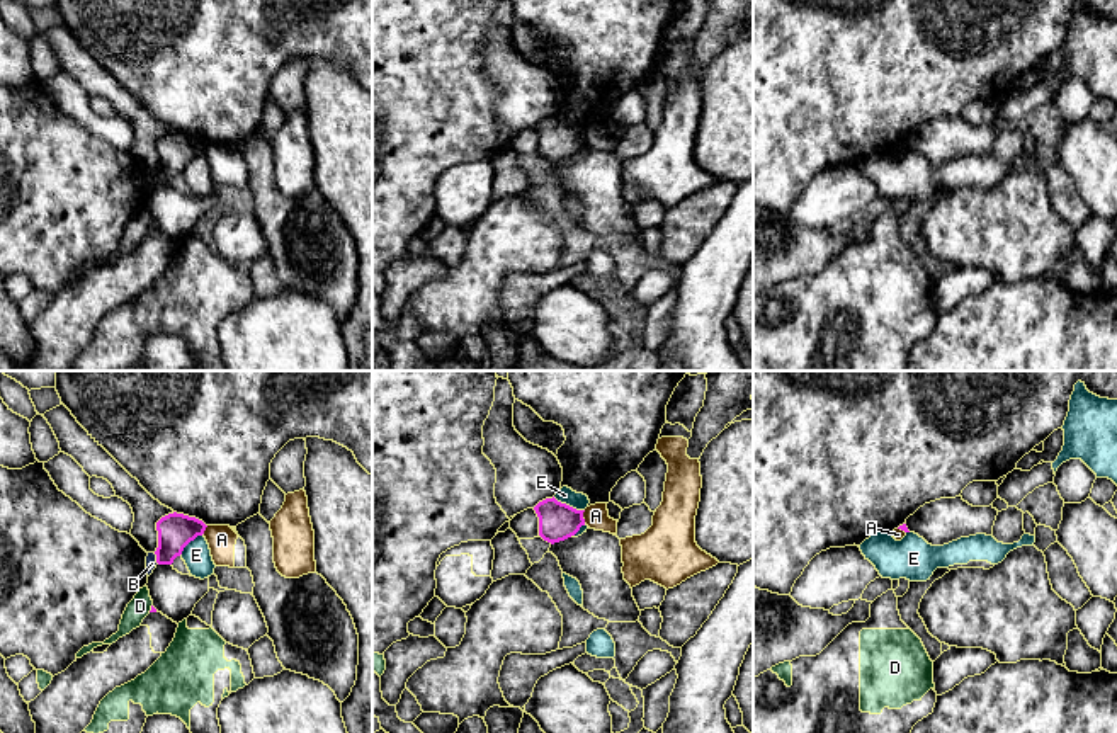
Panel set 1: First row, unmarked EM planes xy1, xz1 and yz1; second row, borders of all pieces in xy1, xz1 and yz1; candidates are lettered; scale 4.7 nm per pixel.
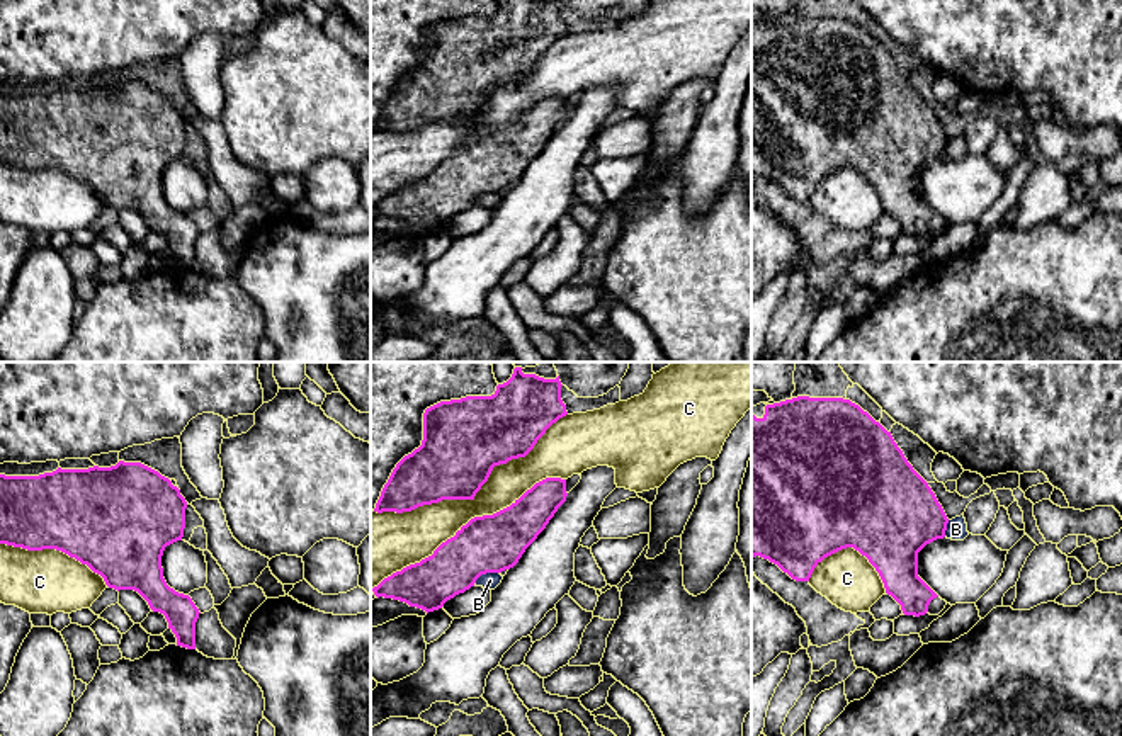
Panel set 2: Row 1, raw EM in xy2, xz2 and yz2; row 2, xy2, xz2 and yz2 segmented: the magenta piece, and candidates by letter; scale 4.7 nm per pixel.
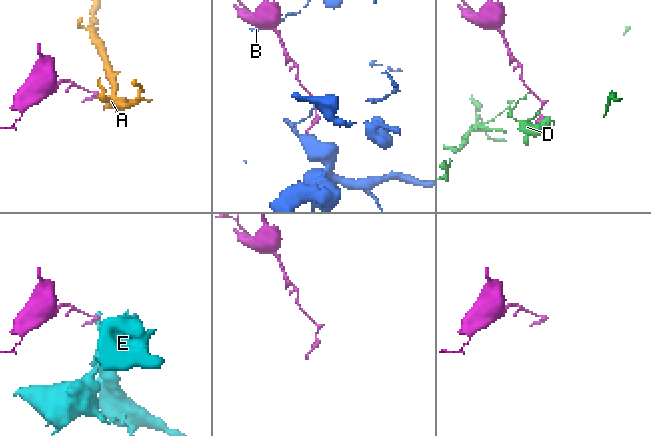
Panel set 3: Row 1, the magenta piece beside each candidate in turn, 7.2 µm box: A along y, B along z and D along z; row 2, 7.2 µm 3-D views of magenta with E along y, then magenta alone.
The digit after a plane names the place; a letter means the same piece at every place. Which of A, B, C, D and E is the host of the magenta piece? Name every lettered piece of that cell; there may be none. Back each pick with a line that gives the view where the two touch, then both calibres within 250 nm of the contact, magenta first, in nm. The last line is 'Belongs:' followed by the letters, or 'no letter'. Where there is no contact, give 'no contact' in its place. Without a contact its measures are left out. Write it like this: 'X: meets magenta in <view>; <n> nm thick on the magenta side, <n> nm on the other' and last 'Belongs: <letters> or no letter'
Belongs: no letter

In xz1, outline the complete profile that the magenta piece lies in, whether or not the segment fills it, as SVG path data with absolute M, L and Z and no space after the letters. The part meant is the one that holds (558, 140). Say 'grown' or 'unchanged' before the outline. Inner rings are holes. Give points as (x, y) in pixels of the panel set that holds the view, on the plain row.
unchanged; M554 116L539 121L534 129L539 136L539 155L551 163L575 155L585 145L585 129L576 129Z

